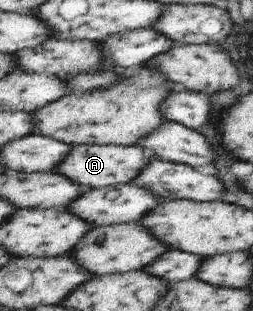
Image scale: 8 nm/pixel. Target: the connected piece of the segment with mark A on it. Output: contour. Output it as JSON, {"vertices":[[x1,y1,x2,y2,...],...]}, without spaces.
{"vertices":[[80,144,67,155,67,158,60,162,55,171,67,176,68,179,86,188,103,188,111,185,130,184,140,173,150,165,152,153,142,146,134,144,127,146,122,144]]}

